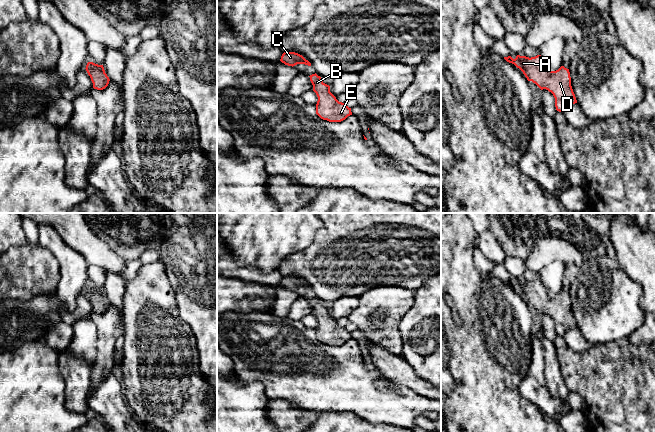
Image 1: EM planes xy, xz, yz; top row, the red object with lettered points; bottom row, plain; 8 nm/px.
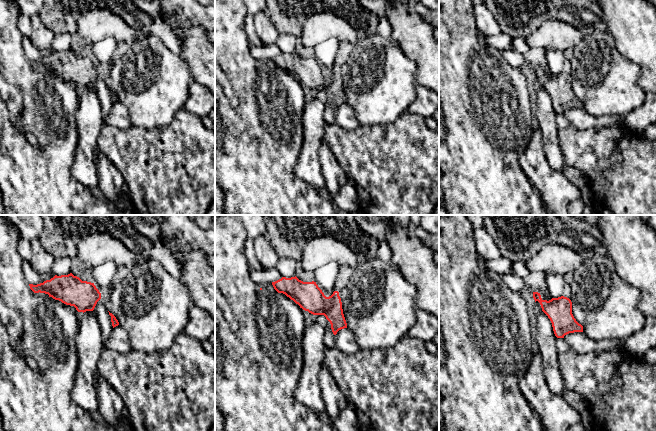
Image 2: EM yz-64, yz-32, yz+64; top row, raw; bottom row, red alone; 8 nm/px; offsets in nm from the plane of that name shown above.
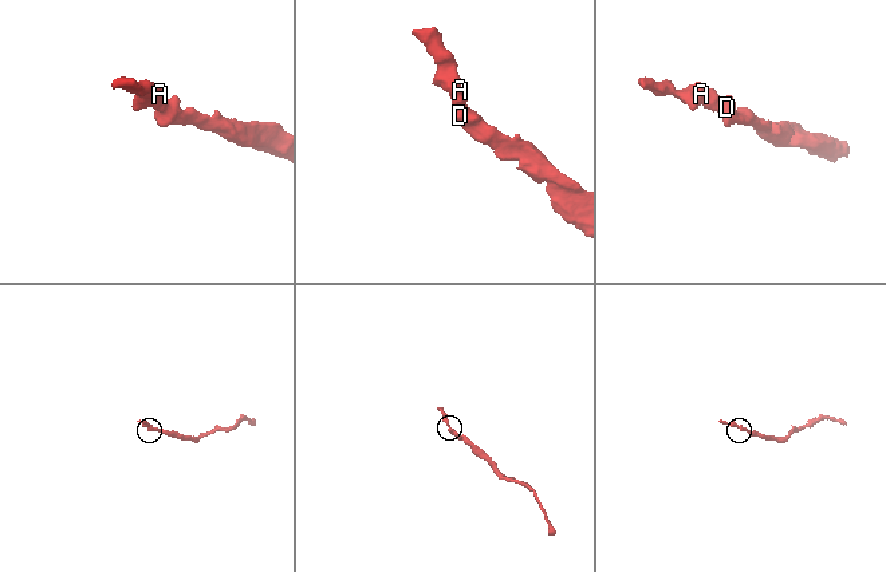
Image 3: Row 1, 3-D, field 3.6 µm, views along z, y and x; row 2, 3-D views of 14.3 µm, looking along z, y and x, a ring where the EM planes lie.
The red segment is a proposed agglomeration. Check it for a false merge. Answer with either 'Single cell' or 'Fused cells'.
Single cell

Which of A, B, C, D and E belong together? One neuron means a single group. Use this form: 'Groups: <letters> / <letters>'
Groups: A B C D E

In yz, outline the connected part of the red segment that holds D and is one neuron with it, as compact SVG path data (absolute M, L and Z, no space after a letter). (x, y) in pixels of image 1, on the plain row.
M517 279L515 283L511 280L504 283L519 292L528 305L535 307L541 314L551 316L555 322L557 335L563 336L568 329L577 327L569 293L561 290L558 294L551 295L541 279L531 282Z

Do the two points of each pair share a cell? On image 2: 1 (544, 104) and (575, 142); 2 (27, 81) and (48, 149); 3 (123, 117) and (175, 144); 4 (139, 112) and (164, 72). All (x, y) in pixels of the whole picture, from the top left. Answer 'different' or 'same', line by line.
1: different
2: same
3: different
4: same

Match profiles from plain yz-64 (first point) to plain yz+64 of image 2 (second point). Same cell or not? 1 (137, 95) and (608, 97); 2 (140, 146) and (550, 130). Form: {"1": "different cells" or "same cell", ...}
{"1": "same cell", "2": "different cells"}

